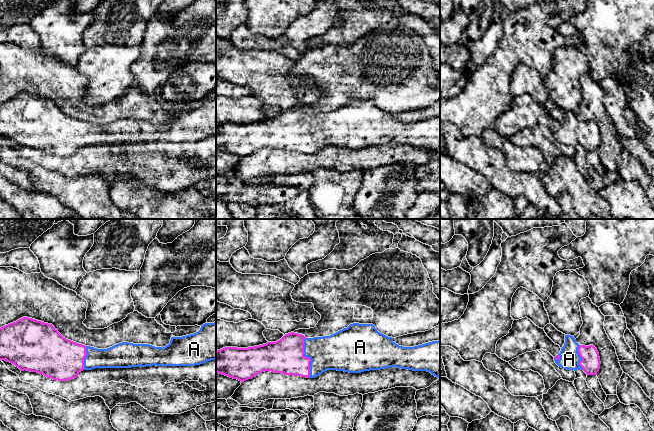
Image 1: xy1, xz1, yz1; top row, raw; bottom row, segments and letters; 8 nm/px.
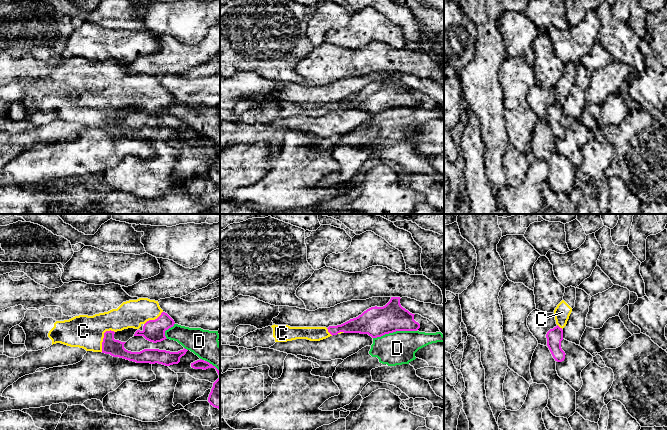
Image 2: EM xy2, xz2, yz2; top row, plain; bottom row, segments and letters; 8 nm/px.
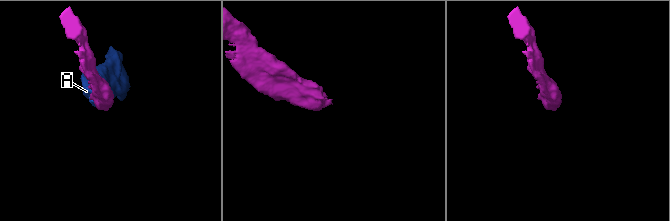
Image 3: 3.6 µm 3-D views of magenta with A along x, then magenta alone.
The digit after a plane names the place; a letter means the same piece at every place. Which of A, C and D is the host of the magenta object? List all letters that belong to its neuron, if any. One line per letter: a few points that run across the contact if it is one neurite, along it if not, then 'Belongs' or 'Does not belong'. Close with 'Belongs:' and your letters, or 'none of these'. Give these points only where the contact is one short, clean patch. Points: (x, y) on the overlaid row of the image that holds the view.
A: Belongs
C: Belongs
D: Does not belong
Belongs: A, C

